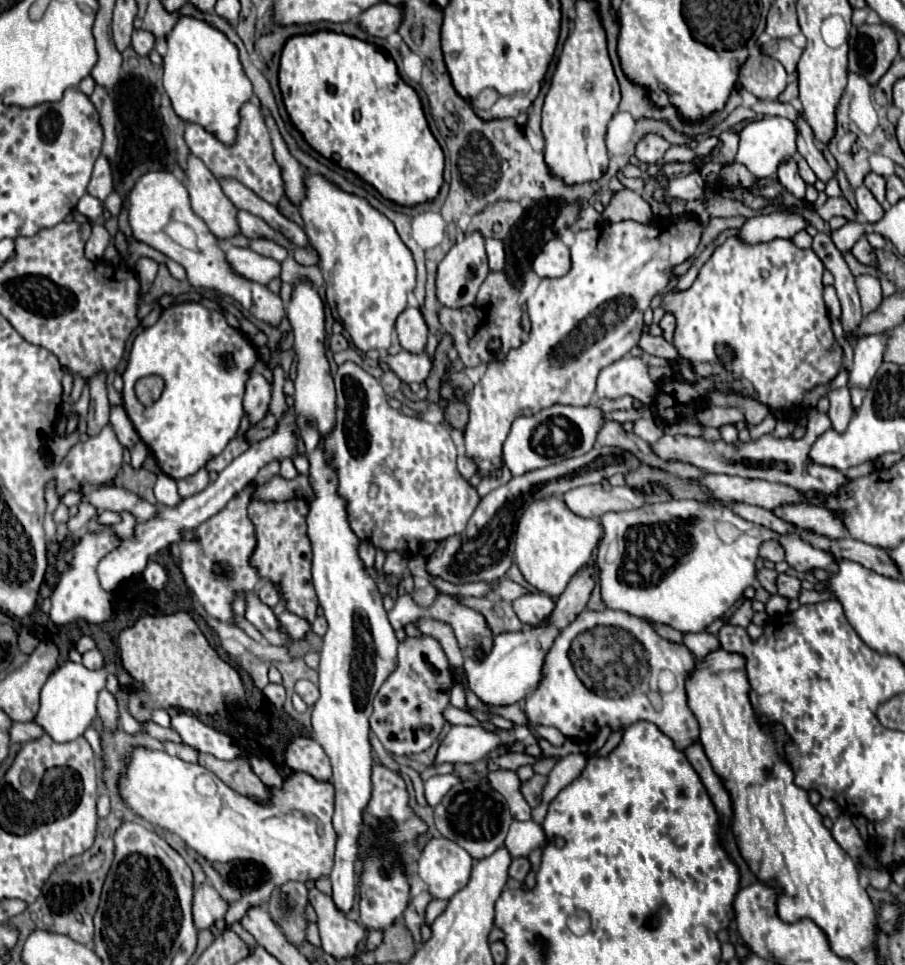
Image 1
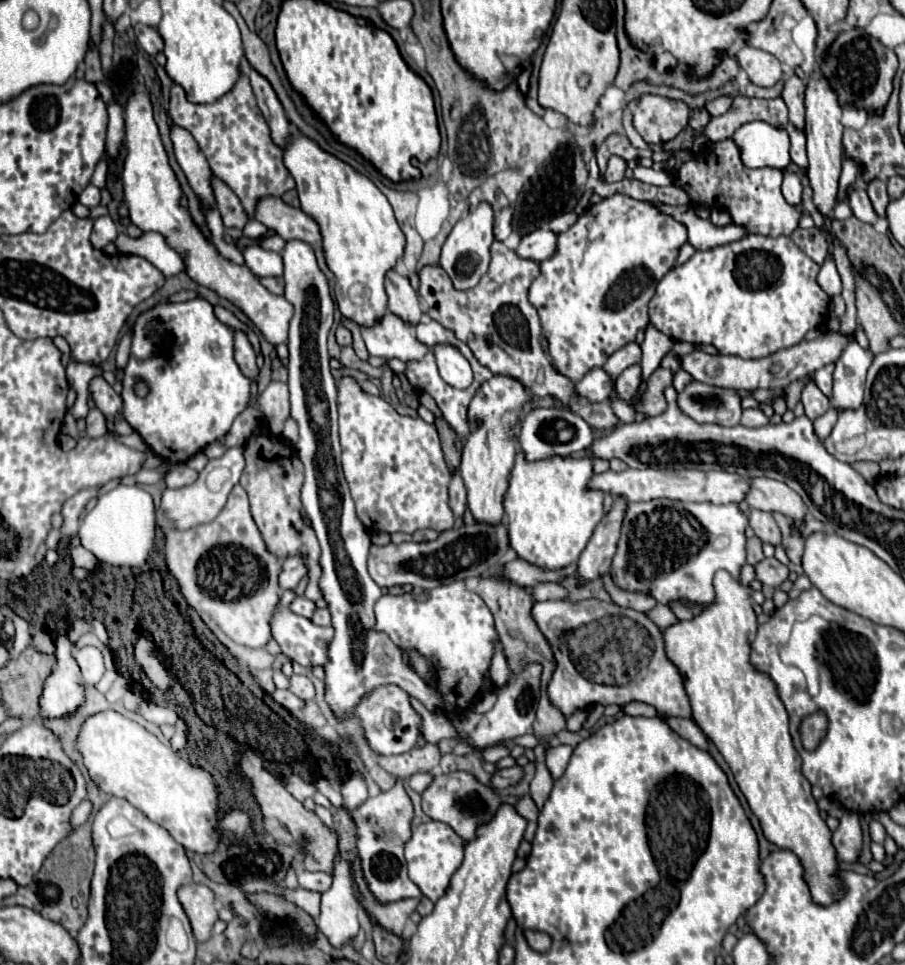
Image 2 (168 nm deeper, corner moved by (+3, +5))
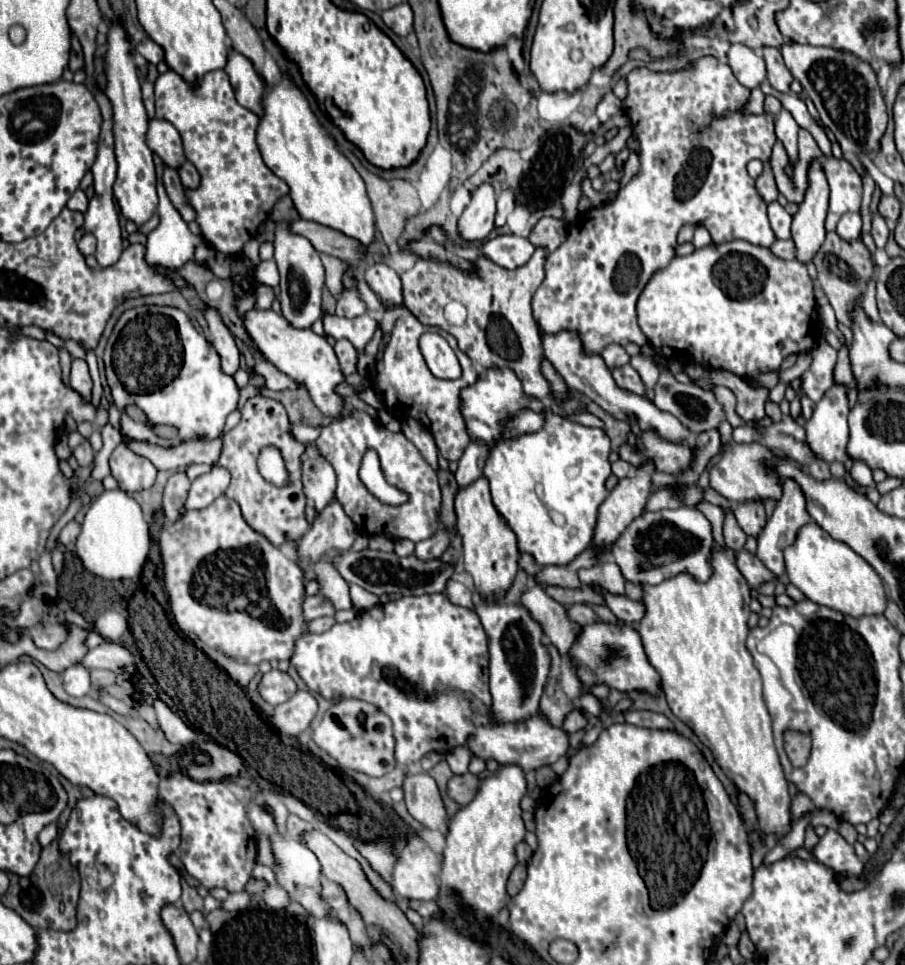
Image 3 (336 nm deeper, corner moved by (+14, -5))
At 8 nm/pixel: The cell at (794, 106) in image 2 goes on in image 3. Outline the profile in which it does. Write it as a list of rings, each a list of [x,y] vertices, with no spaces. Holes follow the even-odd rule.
[[[764,47],[760,51],[762,51],[762,57],[766,61],[766,73],[768,73],[770,85],[782,93],[790,93],[790,83],[794,77],[782,61],[782,53],[778,49],[768,49],[768,47]]]

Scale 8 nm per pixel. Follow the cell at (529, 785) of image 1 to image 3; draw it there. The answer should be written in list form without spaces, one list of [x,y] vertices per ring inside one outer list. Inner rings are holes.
[[[466,773],[466,775],[456,775],[448,781],[446,785],[446,793],[452,801],[456,801],[458,805],[468,805],[468,801],[472,801],[474,797],[474,791],[478,787],[478,777],[472,775],[472,773]]]

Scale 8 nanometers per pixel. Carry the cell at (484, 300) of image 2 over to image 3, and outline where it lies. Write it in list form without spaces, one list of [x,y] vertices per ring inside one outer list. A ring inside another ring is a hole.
[[[536,247],[530,261],[514,271],[498,267],[496,263],[482,257],[476,249],[464,249],[464,255],[474,261],[478,269],[476,277],[470,277],[448,263],[418,259],[412,269],[400,275],[404,305],[424,325],[436,325],[454,335],[460,351],[464,351],[480,367],[510,367],[530,397],[548,397],[550,385],[540,373],[544,351],[540,345],[538,325],[532,317],[532,295],[544,281],[544,261],[548,251],[544,247]],[[450,301],[460,301],[468,309],[468,319],[462,327],[454,327],[444,319],[444,307]]]

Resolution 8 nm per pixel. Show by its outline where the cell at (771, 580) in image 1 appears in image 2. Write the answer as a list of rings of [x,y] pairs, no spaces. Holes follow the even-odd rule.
[[[751,537],[749,541],[747,541],[747,563],[749,565],[757,565],[759,561],[763,561],[765,559],[765,555],[763,555],[763,551],[761,551],[761,541],[757,539],[757,537]]]

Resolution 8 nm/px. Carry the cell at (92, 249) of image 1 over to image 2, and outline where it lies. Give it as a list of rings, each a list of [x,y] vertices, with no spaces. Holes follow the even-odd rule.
[[[99,217],[93,225],[93,233],[91,233],[91,245],[95,249],[103,249],[105,245],[113,243],[117,237],[117,225],[113,223],[111,217]]]

